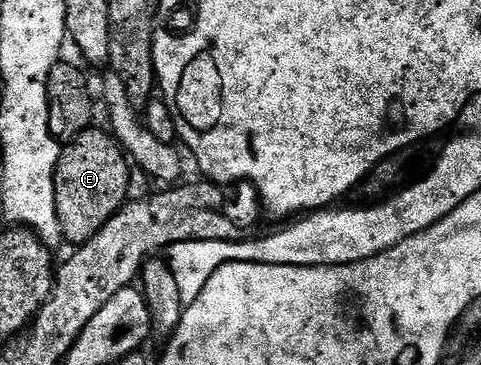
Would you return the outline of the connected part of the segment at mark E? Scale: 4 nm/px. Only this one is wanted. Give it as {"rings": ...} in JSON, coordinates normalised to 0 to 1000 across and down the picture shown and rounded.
{"rings":[[[206,345],[181,351],[168,373],[127,403],[112,521],[127,641],[141,668],[164,674],[187,663],[187,652],[195,652],[204,630],[237,597],[241,578],[258,567],[268,545],[266,512],[274,504],[272,468],[268,430],[241,375],[231,359],[216,353],[214,362]]]}

